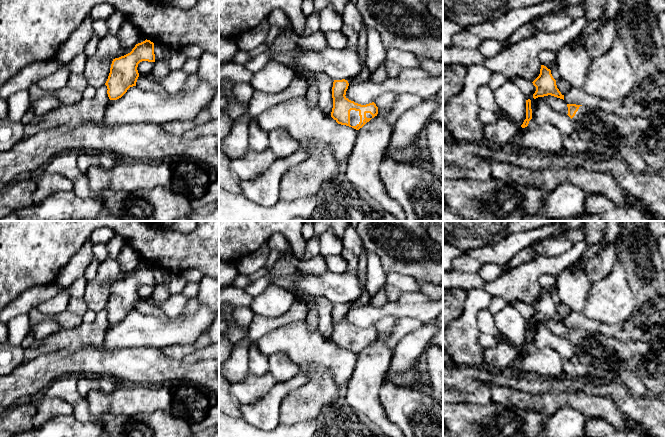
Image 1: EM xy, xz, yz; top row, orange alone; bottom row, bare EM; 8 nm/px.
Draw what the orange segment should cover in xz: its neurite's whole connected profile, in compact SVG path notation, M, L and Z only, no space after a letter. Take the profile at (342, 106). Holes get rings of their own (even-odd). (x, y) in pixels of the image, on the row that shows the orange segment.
M334 80L332 87L333 108L331 117L341 125L356 130L362 128L372 118L377 116L378 107L374 102L361 105L349 100L345 95L349 83L347 80Z

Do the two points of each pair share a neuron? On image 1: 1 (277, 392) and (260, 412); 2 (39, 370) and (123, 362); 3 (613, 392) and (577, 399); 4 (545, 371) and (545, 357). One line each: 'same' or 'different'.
1: same
2: same
3: different
4: same

